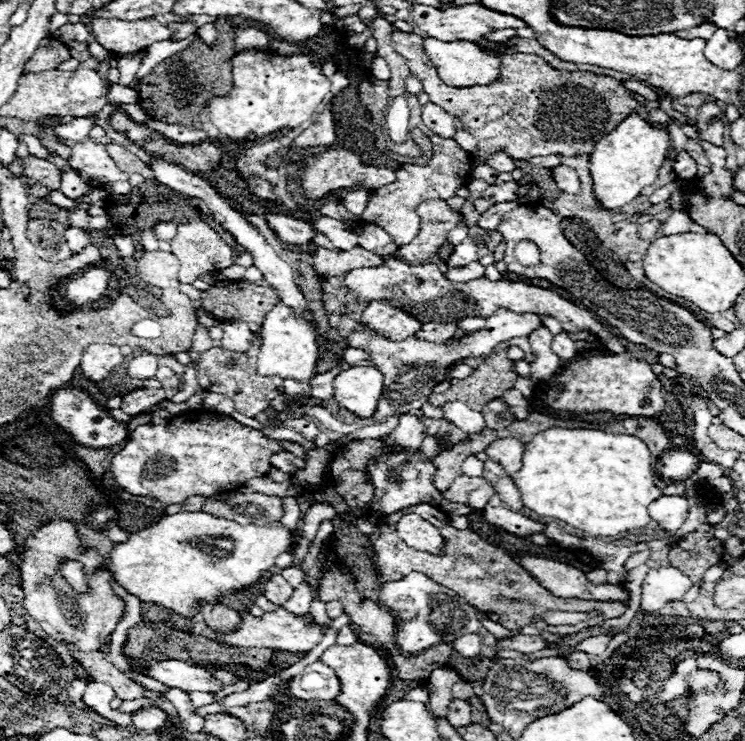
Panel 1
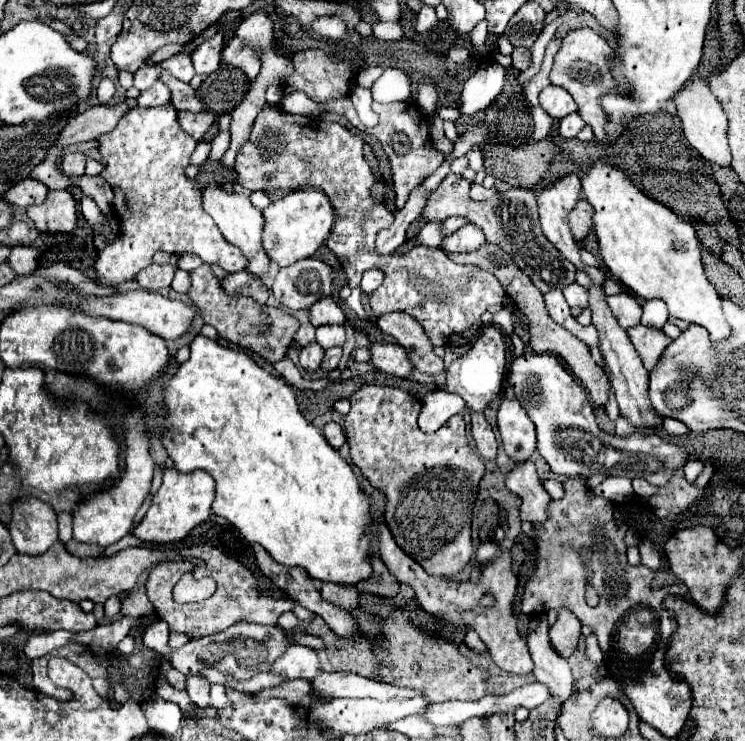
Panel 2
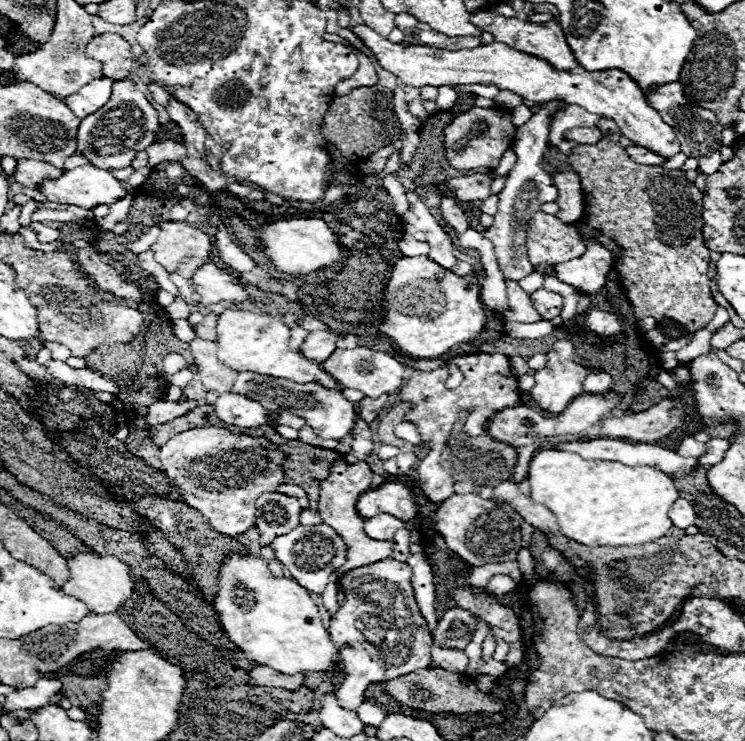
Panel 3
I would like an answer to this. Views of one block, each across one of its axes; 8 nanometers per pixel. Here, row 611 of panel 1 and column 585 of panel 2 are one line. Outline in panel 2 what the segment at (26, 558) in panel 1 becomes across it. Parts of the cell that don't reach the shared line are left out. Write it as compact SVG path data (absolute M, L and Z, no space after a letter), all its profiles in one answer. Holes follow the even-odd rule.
M578 28L568 32L562 38L560 50L554 58L554 68L550 72L550 82L556 86L566 88L572 98L578 104L578 114L582 116L582 120L594 130L594 138L600 142L604 140L604 126L606 126L606 114L600 108L600 96L608 90L614 88L612 84L612 76L608 72L608 60L612 56L612 50L608 46L608 42L596 34L592 28Z

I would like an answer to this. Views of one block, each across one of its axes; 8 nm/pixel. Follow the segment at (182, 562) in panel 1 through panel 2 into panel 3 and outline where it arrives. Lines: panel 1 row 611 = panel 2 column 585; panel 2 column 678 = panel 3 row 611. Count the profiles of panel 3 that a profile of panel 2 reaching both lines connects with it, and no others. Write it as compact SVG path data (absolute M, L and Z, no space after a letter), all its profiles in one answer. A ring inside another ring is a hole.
M232 554L224 560L218 580L220 580L220 590L214 598L214 610L218 612L226 638L234 642L246 654L246 658L254 660L256 664L270 666L282 674L324 672L340 660L338 656L340 648L330 640L330 634L326 632L320 620L318 606L312 602L310 594L290 578L272 576L262 558Z

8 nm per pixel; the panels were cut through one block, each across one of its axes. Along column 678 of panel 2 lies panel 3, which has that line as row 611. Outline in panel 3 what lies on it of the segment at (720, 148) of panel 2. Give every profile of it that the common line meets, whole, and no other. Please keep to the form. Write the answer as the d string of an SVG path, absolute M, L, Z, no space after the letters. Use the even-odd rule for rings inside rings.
M80 552L78 556L68 558L68 568L70 568L70 580L62 586L62 590L82 600L94 614L114 614L134 594L134 582L130 578L128 566L114 556L102 556L96 552L94 554Z

